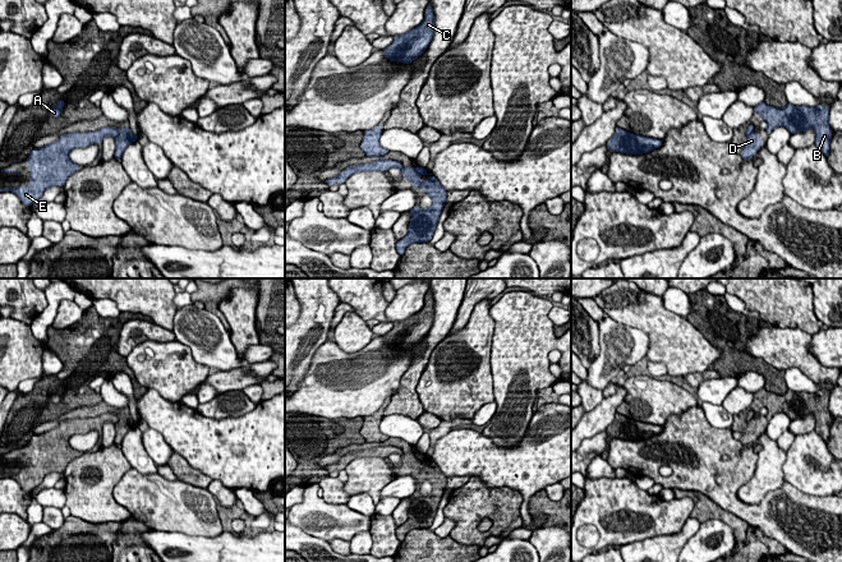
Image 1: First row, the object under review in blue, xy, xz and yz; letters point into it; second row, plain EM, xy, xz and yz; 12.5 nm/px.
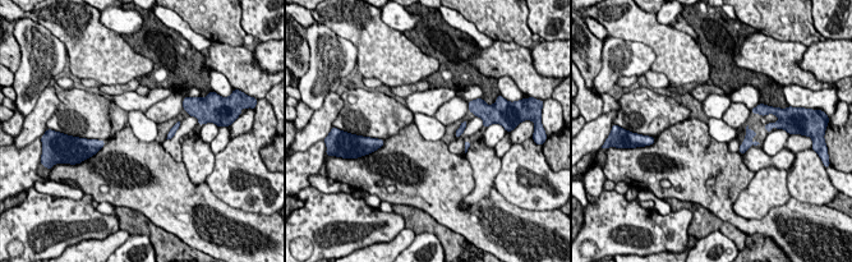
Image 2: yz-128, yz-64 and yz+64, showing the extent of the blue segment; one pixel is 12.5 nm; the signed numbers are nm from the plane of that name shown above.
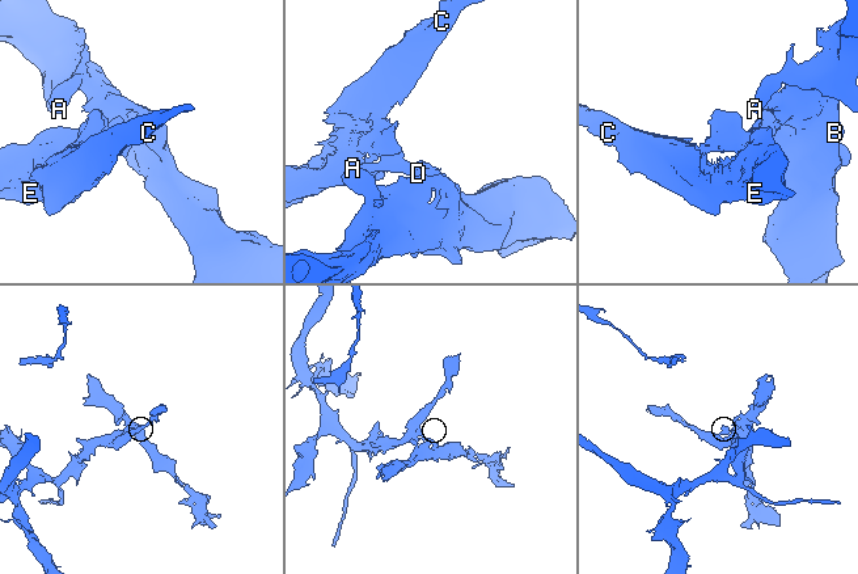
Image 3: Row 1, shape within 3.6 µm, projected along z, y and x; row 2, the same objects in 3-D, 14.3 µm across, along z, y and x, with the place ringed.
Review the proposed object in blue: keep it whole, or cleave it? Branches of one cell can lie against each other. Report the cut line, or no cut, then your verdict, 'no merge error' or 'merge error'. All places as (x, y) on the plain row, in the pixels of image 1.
no cut | no merge error

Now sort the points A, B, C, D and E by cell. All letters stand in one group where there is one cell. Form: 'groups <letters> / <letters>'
groups A B C D E

